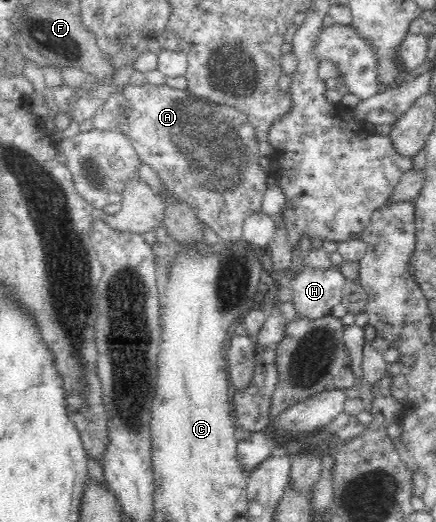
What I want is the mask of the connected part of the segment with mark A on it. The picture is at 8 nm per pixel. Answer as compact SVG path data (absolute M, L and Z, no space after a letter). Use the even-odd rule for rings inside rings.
M149 82L140 83L140 85L128 84L124 88L124 95L111 95L110 100L104 100L102 108L98 108L94 111L91 120L94 127L98 131L118 130L124 132L126 137L130 139L133 147L136 150L137 155L142 163L149 165L162 182L162 185L166 185L167 189L171 192L171 195L175 197L182 197L188 204L191 205L192 210L195 212L196 218L202 223L210 227L219 237L219 241L222 244L232 243L233 241L242 239L244 219L256 211L260 211L263 203L264 195L267 191L267 171L259 163L259 143L258 136L254 126L250 124L246 114L243 114L240 110L230 108L224 105L218 105L212 103L206 99L196 97L192 92L182 89L174 89L167 84L154 85ZM120 108L128 108L130 115L128 119L121 119L117 113Z

